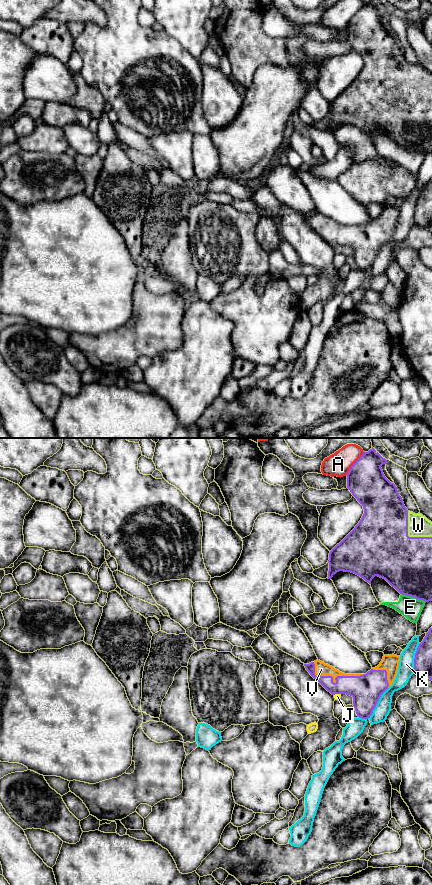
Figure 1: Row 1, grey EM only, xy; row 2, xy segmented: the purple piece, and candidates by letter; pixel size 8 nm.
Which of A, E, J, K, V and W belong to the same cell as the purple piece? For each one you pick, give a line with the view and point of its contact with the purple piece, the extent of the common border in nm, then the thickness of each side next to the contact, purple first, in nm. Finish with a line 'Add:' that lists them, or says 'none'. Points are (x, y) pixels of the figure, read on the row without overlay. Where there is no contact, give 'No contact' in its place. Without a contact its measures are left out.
V: Touches purple at xy (332, 229). Shared border 420 nm. Thickness 200 nm (purple) against 110 nm
W: Touches purple at xy (407, 87). Shared border 300 nm. Thickness 500 nm (purple) against 180 nm
Add: V, W

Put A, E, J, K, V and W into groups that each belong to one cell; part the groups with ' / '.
A / E / J / K / V W

